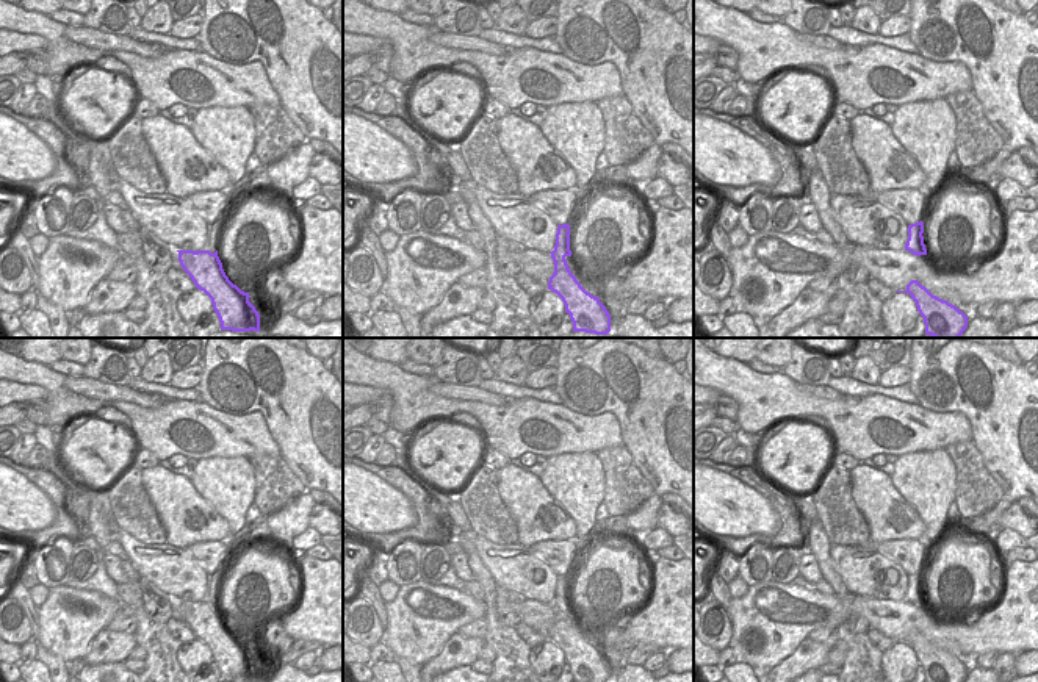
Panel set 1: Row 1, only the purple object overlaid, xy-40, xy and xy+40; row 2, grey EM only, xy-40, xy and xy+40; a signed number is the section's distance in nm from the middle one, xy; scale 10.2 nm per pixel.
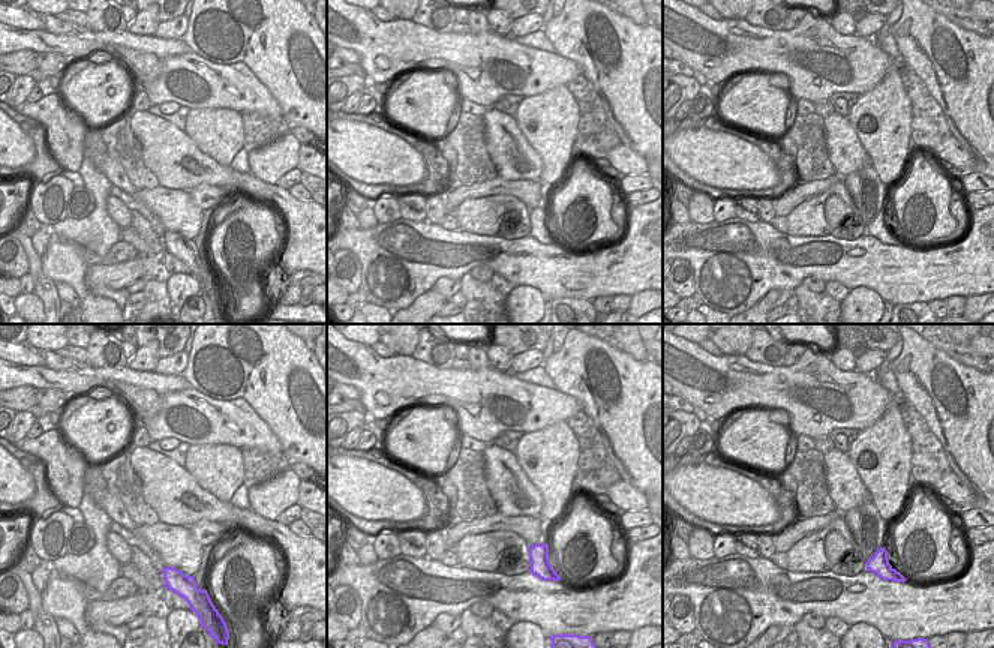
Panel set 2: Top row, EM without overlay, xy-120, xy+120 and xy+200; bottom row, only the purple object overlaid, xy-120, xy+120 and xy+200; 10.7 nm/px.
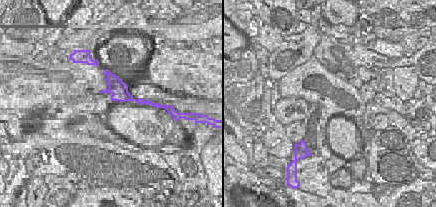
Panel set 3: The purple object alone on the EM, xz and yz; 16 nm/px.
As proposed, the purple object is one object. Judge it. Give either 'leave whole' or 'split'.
split

